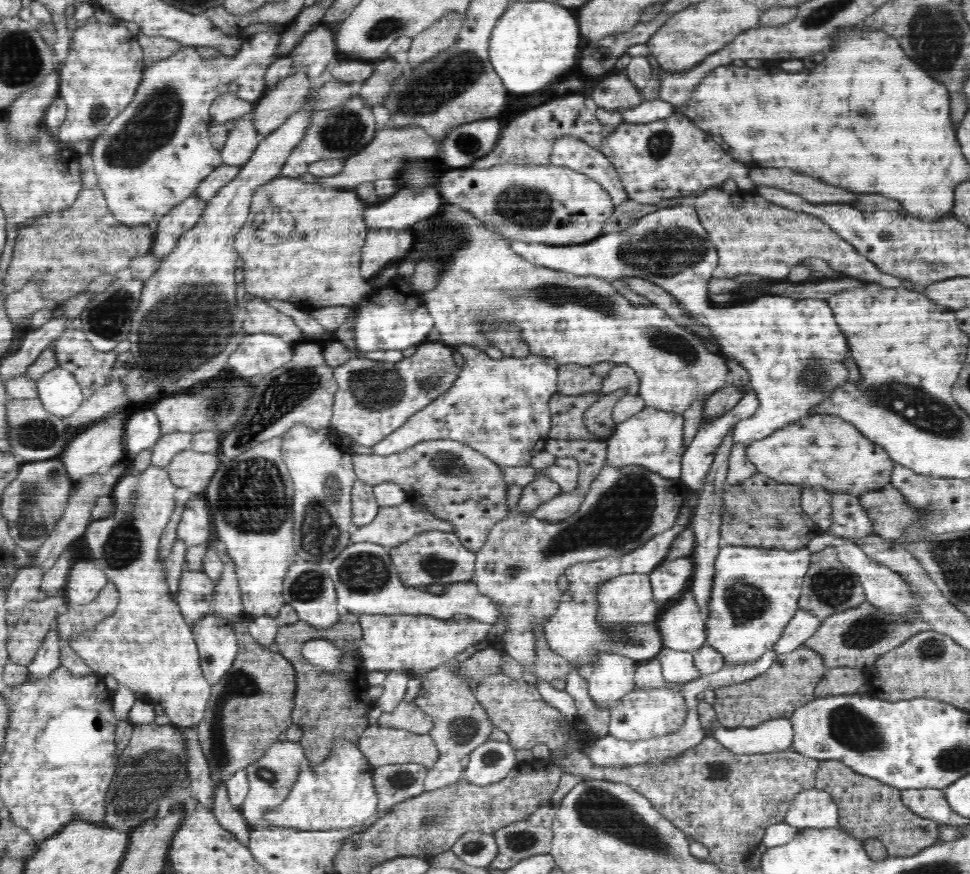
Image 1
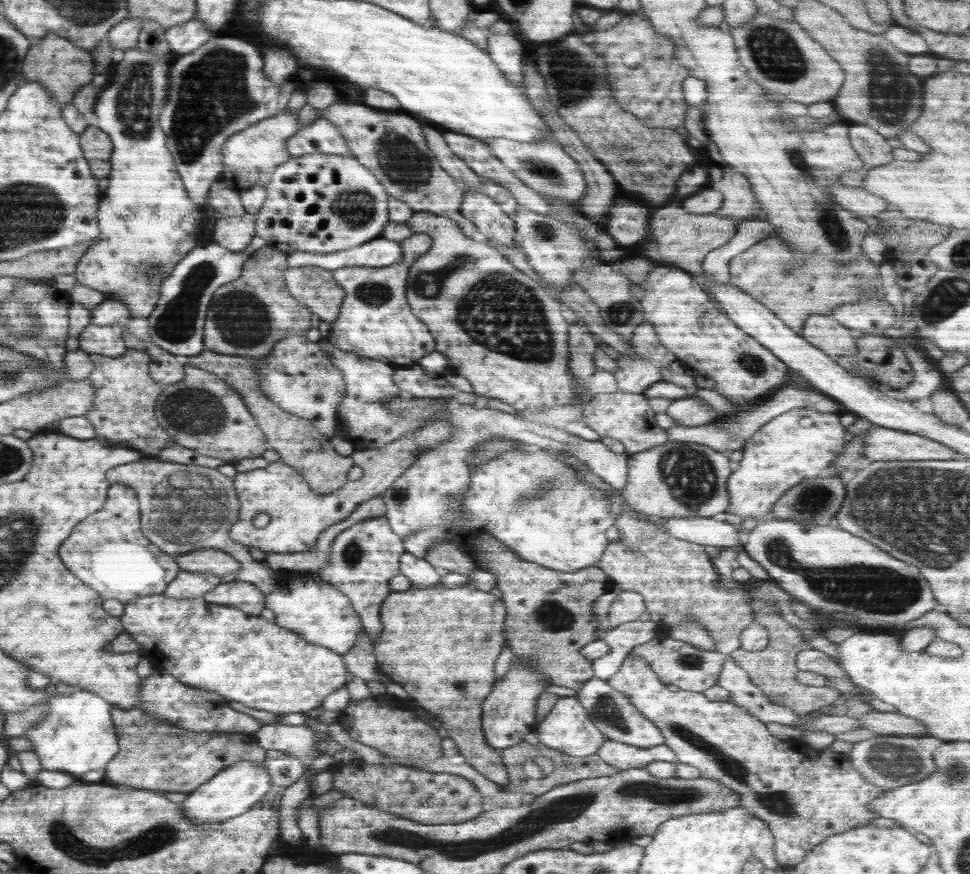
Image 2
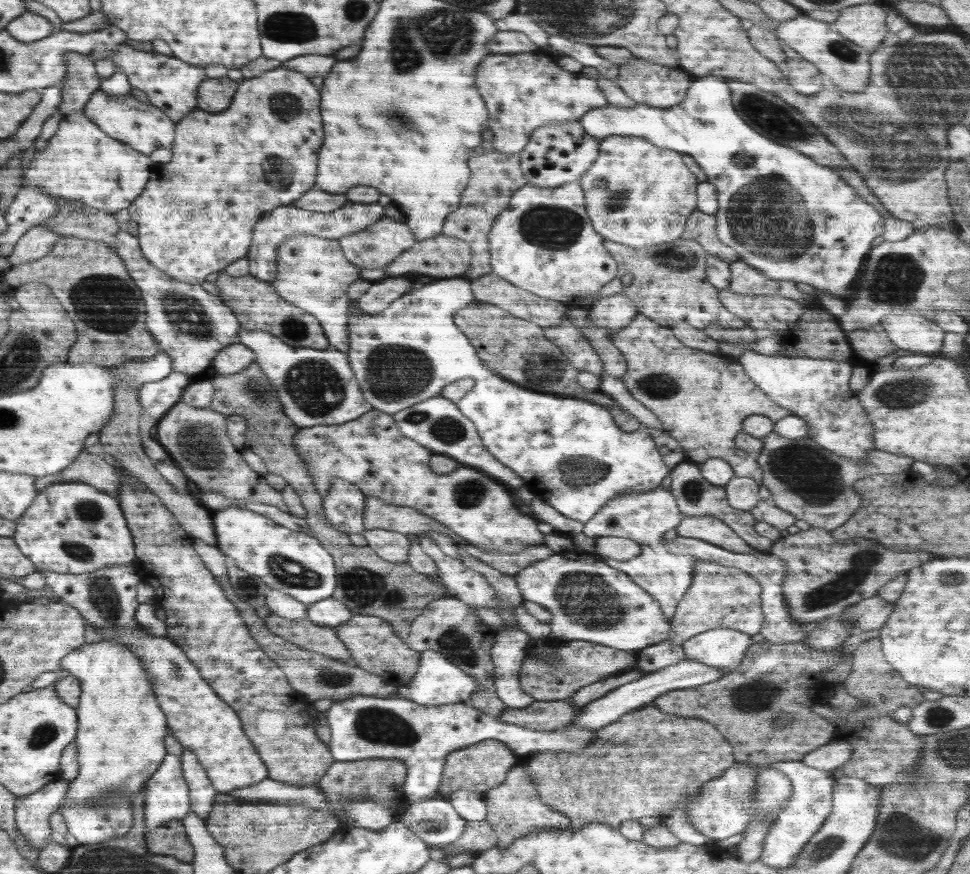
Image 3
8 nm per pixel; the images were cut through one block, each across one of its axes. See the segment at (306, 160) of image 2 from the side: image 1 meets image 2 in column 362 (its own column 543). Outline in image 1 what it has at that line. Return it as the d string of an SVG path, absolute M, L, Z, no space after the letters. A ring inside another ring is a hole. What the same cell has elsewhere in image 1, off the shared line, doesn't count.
M502 164L486 170L452 170L444 176L439 176L435 185L440 196L456 204L468 212L472 212L478 220L494 226L498 235L520 242L534 242L554 246L566 244L582 244L597 239L605 226L606 220L615 210L615 204L607 190L602 188L592 177L576 172L565 166L551 164Z

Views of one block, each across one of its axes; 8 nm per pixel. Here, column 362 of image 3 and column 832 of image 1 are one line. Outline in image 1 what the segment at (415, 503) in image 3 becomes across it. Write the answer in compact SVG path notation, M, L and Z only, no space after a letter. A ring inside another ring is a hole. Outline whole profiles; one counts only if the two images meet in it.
M810 414L807 417L802 417L796 422L786 424L784 427L779 428L776 432L766 436L762 440L752 441L746 448L747 459L754 464L757 468L758 473L765 474L769 476L772 480L776 482L783 482L784 484L801 484L802 488L810 487L822 487L825 488L829 493L830 492L846 492L848 494L854 494L859 496L868 491L873 491L876 489L881 489L885 487L888 483L891 482L891 476L894 470L895 462L890 458L890 455L875 442L872 442L870 439L867 439L866 436L862 434L854 426L854 424L834 415L821 415L821 414Z

